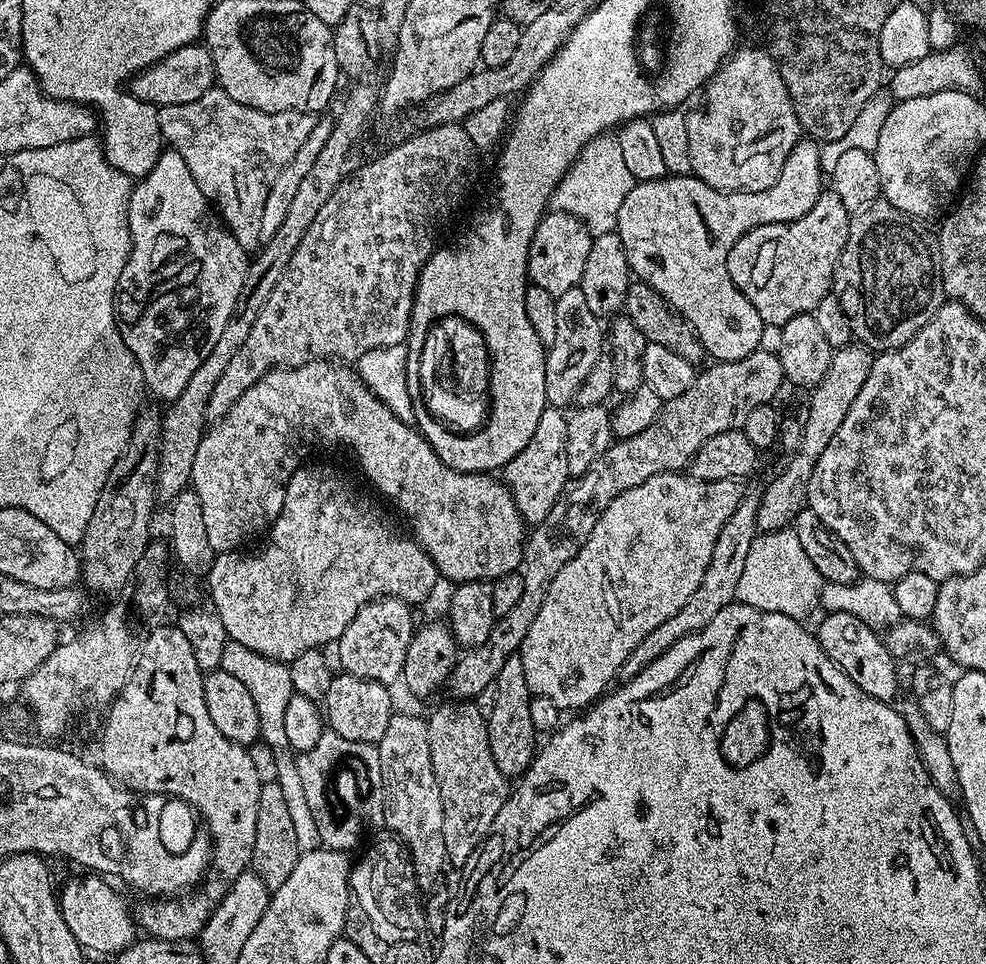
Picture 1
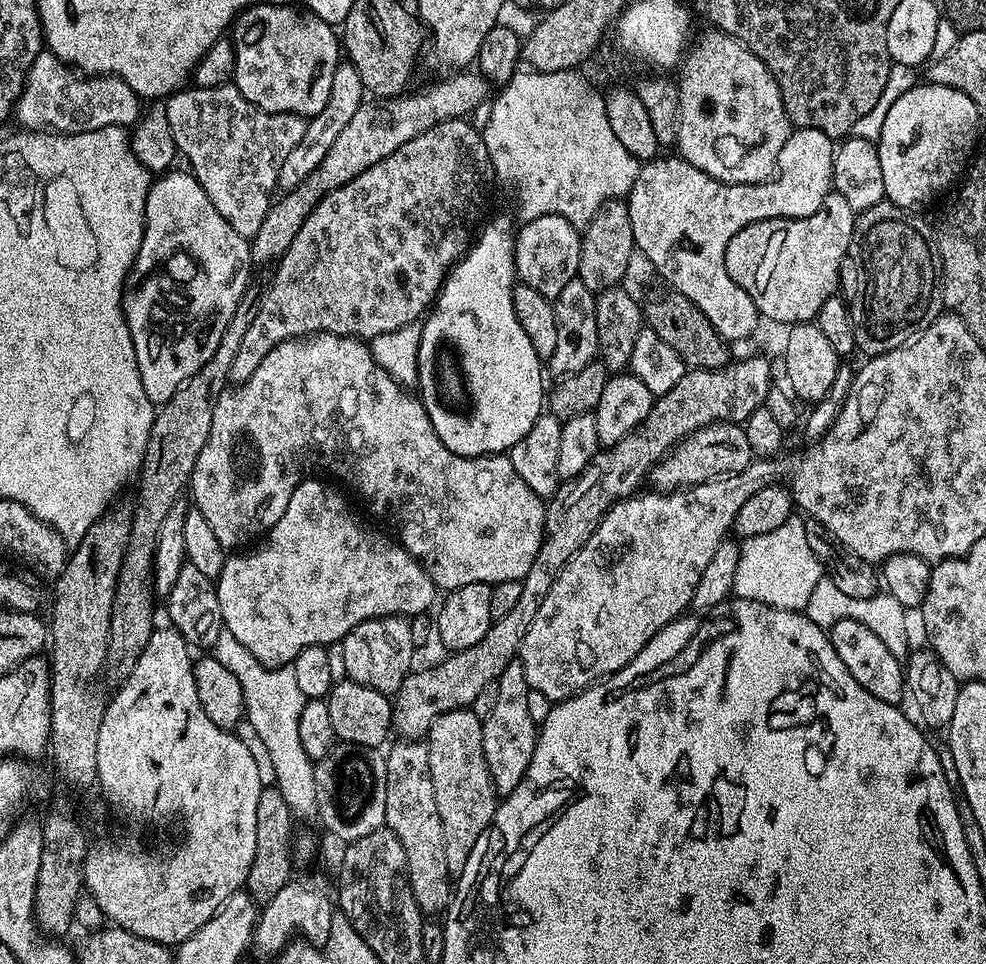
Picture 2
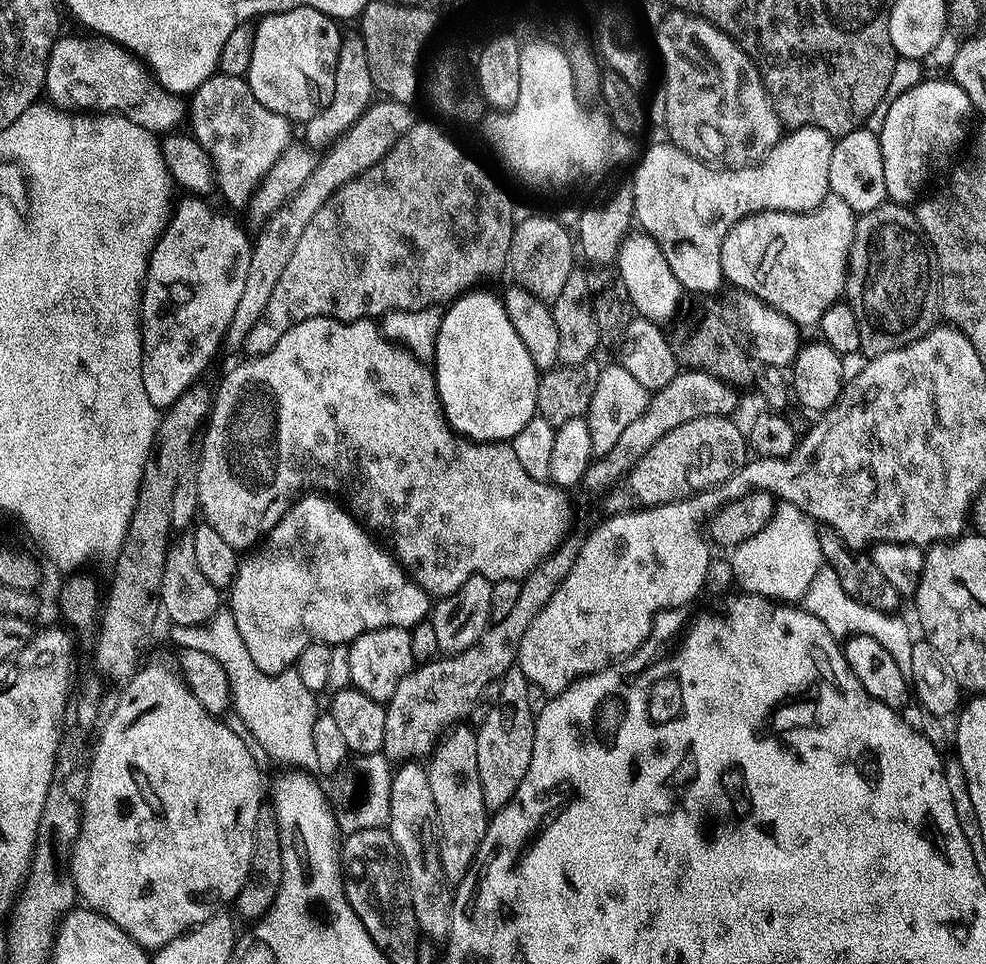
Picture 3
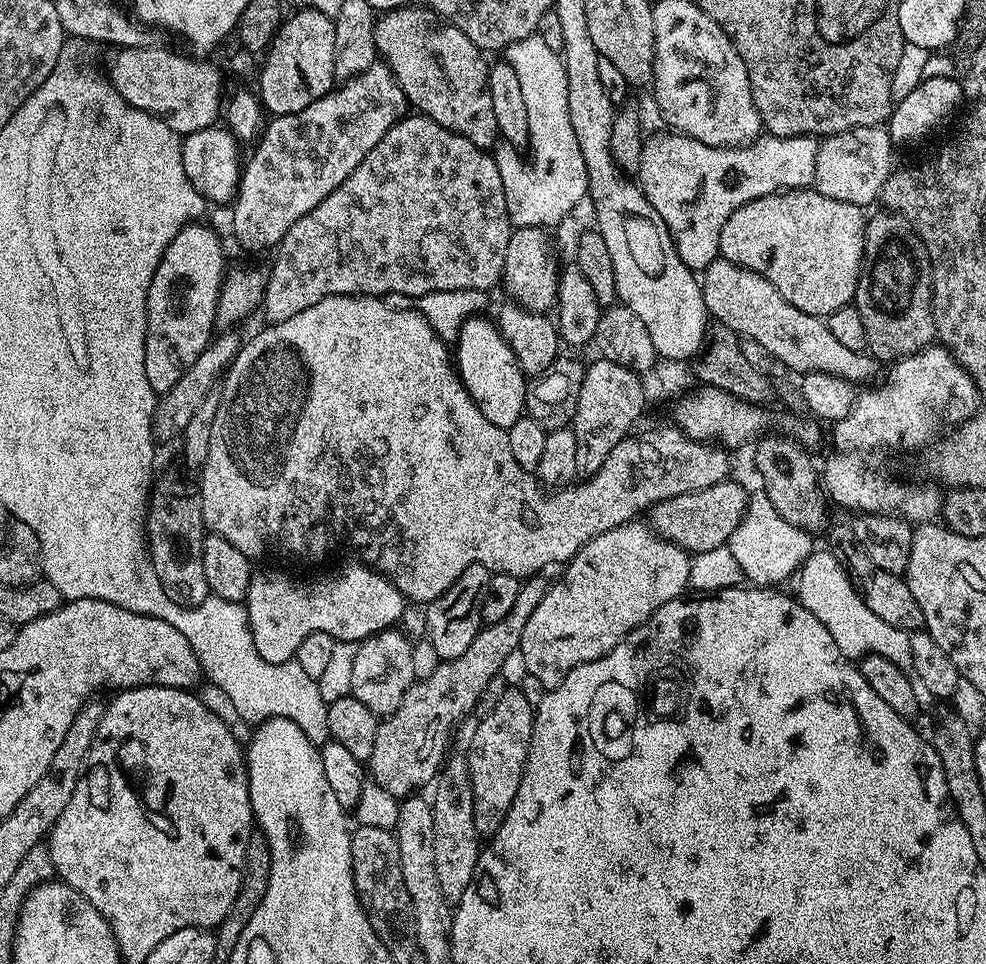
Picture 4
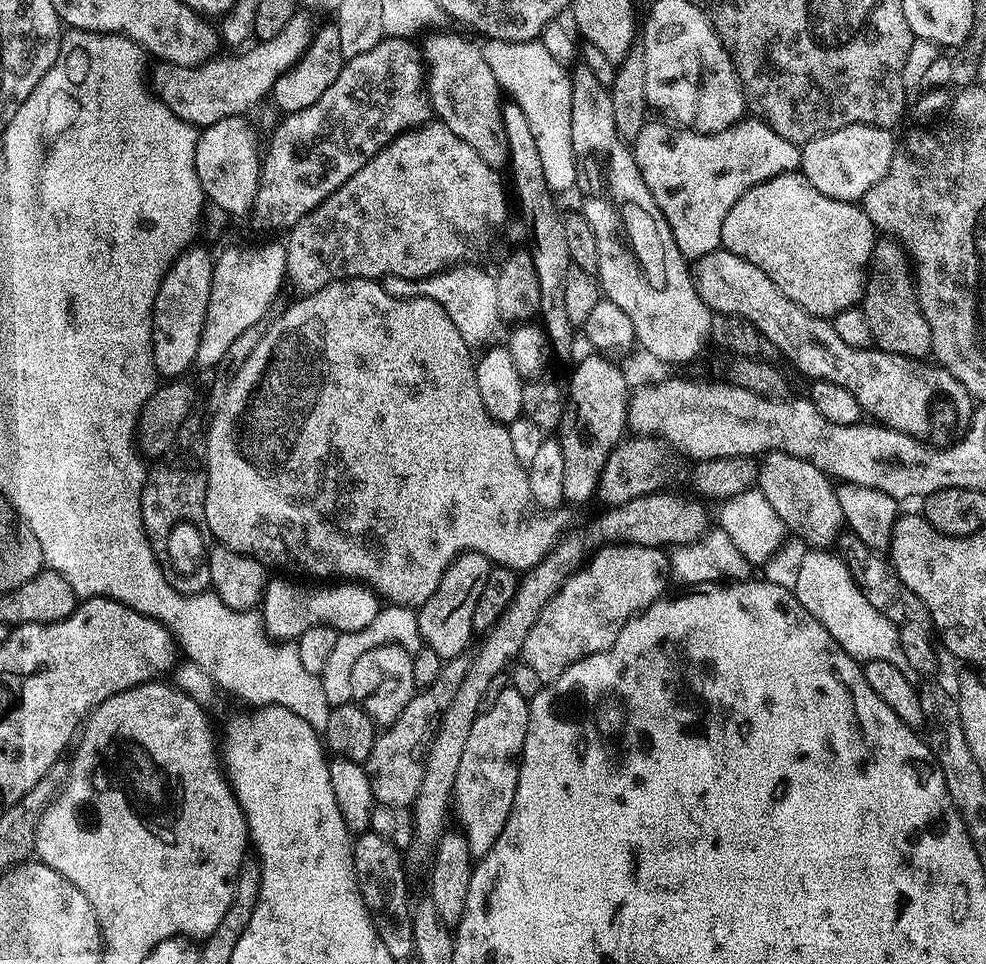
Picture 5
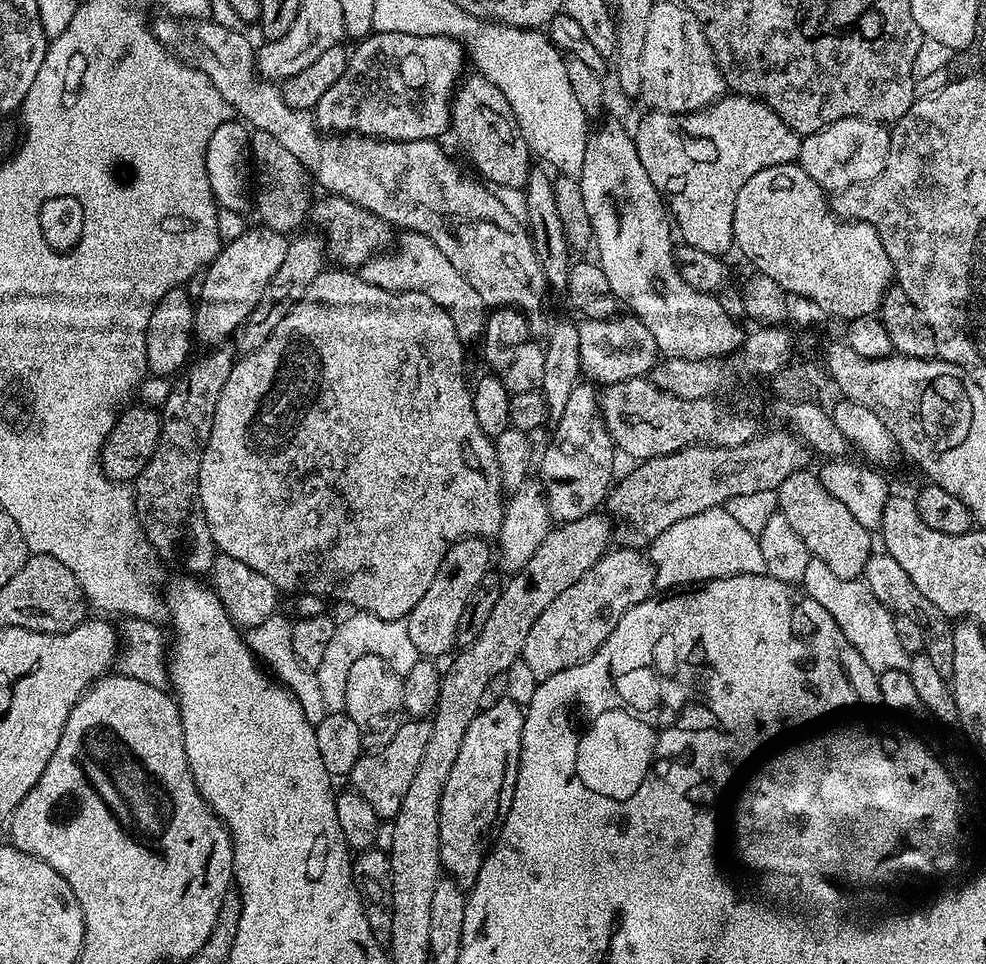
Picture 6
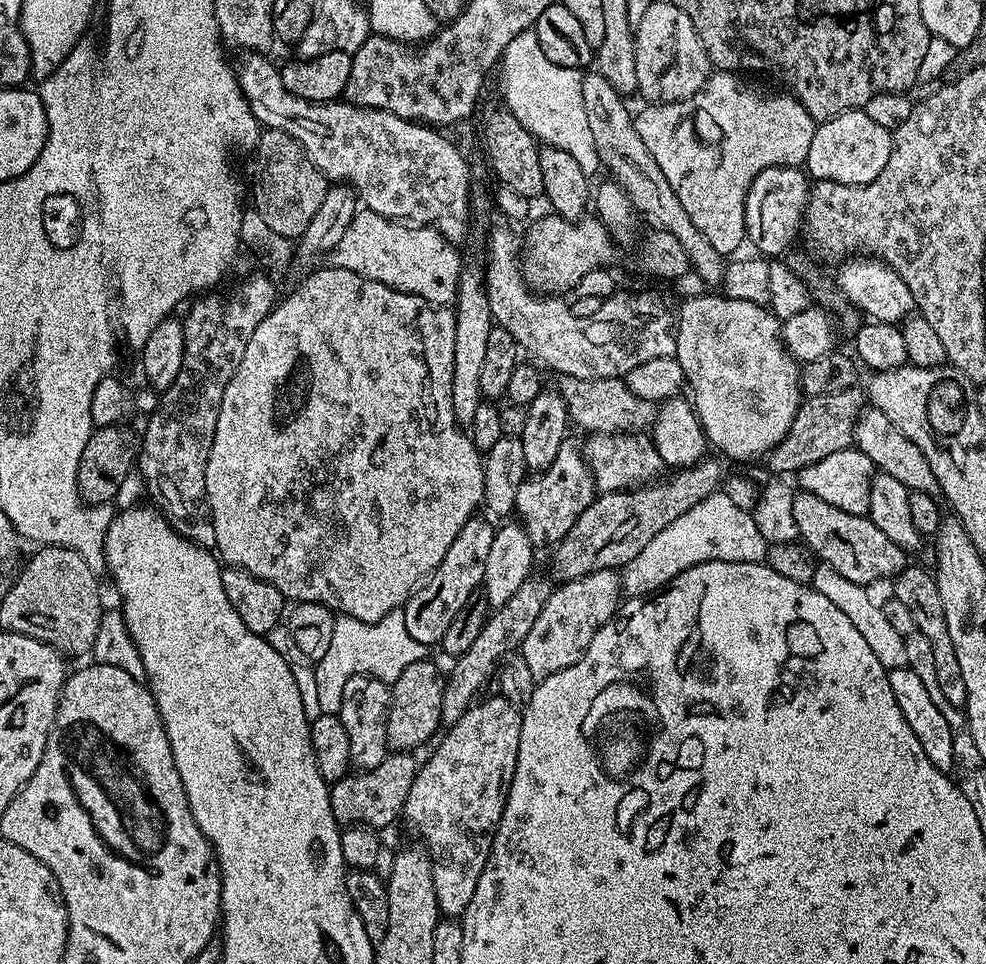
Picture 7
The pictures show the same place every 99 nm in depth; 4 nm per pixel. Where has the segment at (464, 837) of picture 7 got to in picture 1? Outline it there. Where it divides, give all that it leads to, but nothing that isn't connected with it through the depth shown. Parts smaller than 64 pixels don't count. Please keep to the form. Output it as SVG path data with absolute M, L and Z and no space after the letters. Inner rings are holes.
M518 654L506 658L502 670L498 670L491 696L492 713L489 711L486 716L490 754L494 754L494 763L504 776L519 778L530 767L537 754L538 733L530 722L530 702L533 694L526 686L526 670L522 670L522 658Z

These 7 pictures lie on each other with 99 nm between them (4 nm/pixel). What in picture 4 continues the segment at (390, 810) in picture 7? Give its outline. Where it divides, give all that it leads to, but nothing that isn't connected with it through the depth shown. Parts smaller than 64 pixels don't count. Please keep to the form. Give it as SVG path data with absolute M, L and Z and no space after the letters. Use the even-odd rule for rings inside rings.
M544 574L527 577L506 618L481 627L474 642L466 646L466 654L453 660L441 660L438 670L434 670L430 678L414 681L410 690L406 690L406 698L402 698L402 706L380 720L378 735L374 738L374 754L370 754L366 762L371 783L382 786L382 790L394 797L403 798L413 795L423 784L431 785L435 781L449 751L448 735L456 720L462 719L479 702L480 695L503 670L504 663L517 655L522 630L526 630L530 614L538 610L538 602L542 602L548 593L550 580L546 577Z

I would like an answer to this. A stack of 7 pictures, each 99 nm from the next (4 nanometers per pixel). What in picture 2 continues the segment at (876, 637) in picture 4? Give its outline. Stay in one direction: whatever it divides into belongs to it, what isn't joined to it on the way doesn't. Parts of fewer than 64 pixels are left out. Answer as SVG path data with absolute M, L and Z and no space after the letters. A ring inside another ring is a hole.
M827 574L821 575L820 581L814 585L814 590L810 593L810 602L802 609L804 615L810 618L818 627L831 630L834 622L839 620L853 619L854 622L862 622L862 626L874 630L882 642L886 642L886 647L890 654L894 654L901 662L907 661L910 655L908 648L908 616L909 613L893 596L887 594L877 594L870 598L850 598L841 588L830 579Z

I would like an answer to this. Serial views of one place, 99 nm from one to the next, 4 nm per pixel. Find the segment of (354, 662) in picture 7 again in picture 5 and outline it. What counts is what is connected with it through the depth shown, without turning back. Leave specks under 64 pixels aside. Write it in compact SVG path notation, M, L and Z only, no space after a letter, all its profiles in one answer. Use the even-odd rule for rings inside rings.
M399 606L381 607L379 614L368 626L362 626L362 630L353 632L341 632L334 642L334 650L326 661L324 672L319 675L322 682L322 690L326 693L326 702L333 708L342 706L352 700L350 694L350 670L354 670L354 662L366 654L366 650L374 650L378 646L387 644L400 644L405 649L411 649L411 644L421 643L420 632L417 630L416 612L410 608Z

